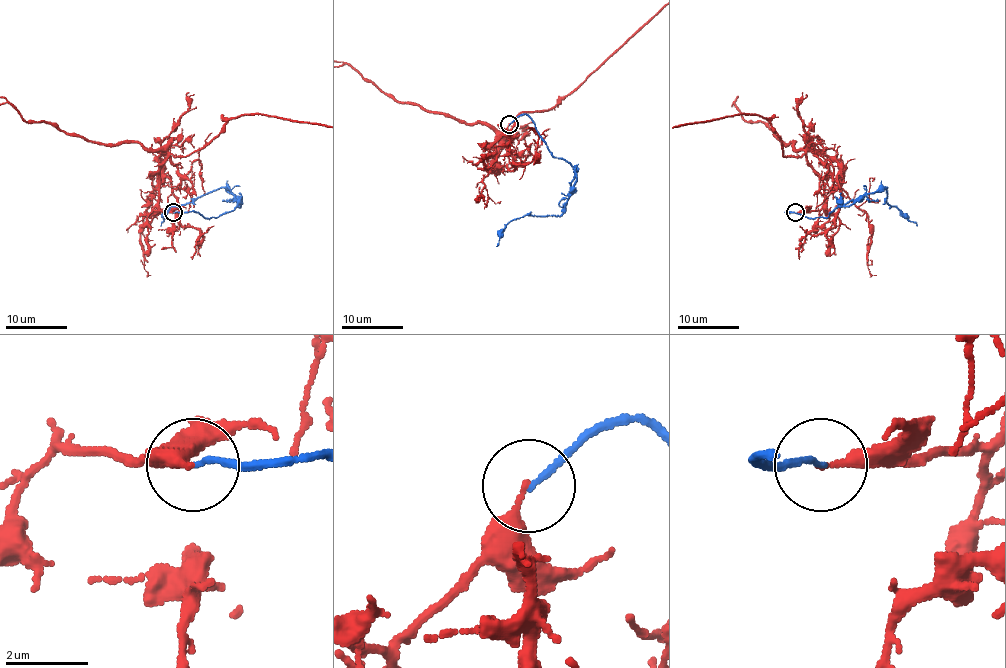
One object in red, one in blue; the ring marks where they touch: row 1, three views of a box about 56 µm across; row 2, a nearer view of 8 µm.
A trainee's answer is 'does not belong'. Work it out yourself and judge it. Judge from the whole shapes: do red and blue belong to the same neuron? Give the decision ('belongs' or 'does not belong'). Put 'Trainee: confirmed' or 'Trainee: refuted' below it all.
does not belong
Trainee: confirmed

